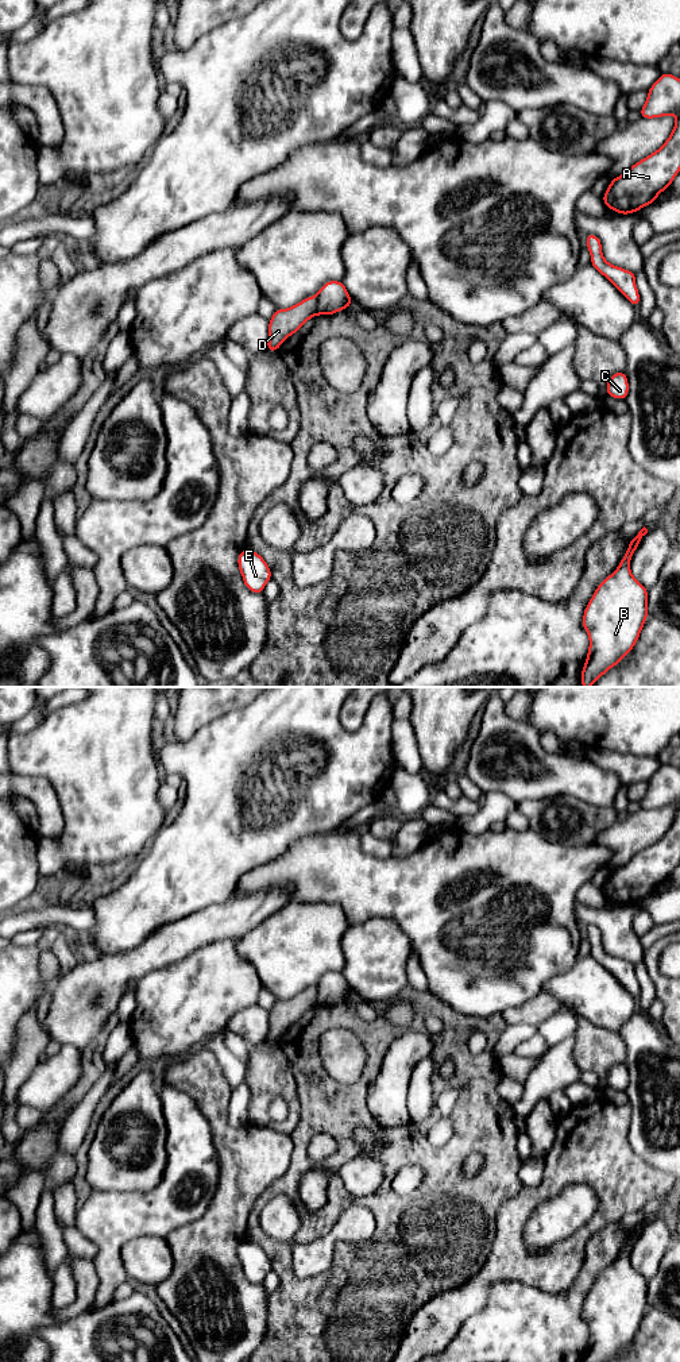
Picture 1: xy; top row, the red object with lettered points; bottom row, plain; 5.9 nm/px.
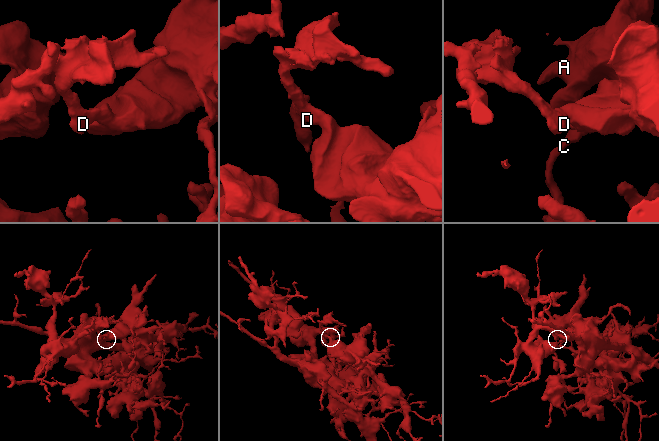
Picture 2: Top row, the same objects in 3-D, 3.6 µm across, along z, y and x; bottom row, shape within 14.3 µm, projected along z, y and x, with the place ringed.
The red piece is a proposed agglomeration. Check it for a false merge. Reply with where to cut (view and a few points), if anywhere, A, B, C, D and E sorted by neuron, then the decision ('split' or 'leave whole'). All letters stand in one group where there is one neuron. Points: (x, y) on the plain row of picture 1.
cut xy (316, 986), (317, 1004); groups A B C E / D; split

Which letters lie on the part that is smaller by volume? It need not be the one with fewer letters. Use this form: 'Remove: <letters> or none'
Remove: D

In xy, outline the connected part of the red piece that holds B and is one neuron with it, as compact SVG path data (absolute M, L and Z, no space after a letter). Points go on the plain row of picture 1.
M644 1218L631 1228L625 1247L617 1261L604 1269L592 1285L583 1305L583 1319L588 1324L590 1338L583 1362L608 1362L626 1349L634 1339L648 1309L648 1280L630 1262L630 1251L648 1224Z

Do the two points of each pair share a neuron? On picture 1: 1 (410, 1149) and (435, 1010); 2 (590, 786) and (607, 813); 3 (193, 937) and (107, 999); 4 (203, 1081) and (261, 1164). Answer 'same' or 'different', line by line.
1: same
2: different
3: same
4: same

